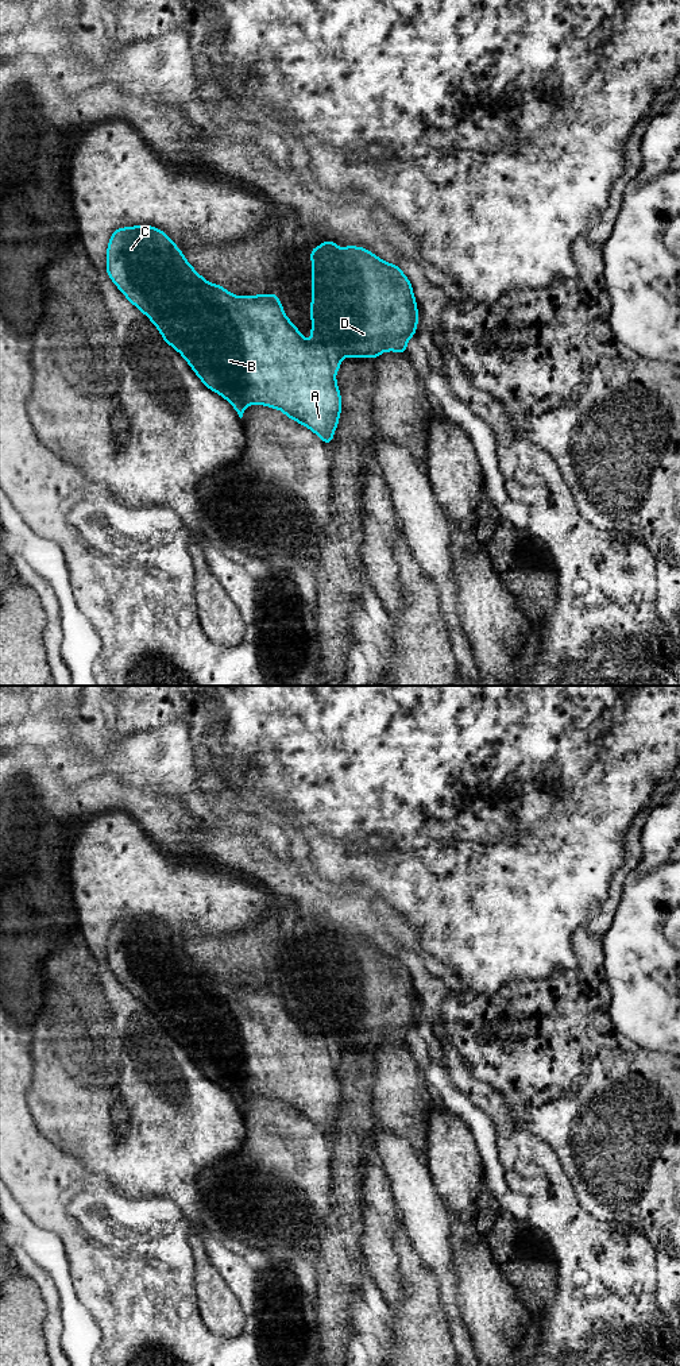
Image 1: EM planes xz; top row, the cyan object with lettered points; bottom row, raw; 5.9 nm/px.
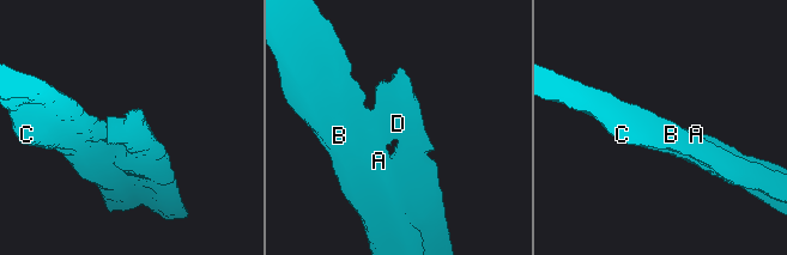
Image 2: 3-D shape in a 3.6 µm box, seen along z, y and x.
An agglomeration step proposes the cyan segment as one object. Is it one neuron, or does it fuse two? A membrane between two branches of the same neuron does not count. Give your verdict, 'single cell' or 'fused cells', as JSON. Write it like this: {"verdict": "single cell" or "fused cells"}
{"verdict": "fused cells"}

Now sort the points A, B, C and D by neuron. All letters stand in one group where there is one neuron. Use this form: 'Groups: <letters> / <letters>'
Groups: A B C / D

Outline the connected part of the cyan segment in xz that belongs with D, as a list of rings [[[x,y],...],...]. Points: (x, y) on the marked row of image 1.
[[[347,246],[345,248],[318,248],[318,271],[329,273],[329,283],[336,289],[335,297],[328,301],[329,313],[324,324],[325,337],[337,346],[337,356],[371,356],[376,359],[383,351],[406,352],[407,340],[414,336],[418,312],[413,288],[401,267],[387,263],[364,247]]]

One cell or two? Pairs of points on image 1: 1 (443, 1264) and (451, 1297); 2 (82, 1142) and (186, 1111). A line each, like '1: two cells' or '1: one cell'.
1: one cell
2: one cell

